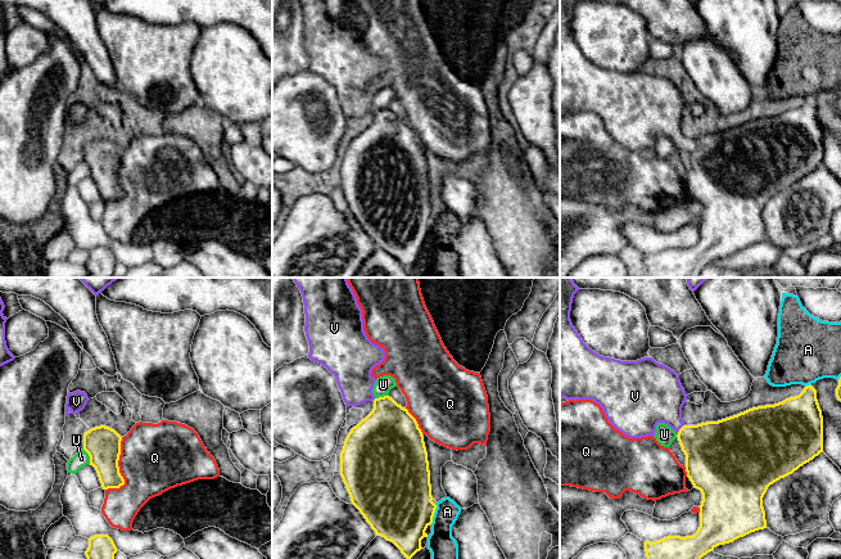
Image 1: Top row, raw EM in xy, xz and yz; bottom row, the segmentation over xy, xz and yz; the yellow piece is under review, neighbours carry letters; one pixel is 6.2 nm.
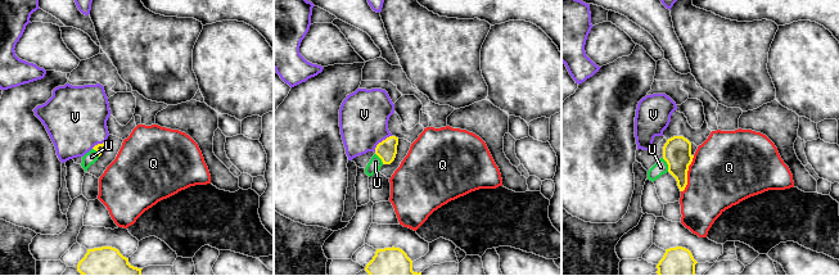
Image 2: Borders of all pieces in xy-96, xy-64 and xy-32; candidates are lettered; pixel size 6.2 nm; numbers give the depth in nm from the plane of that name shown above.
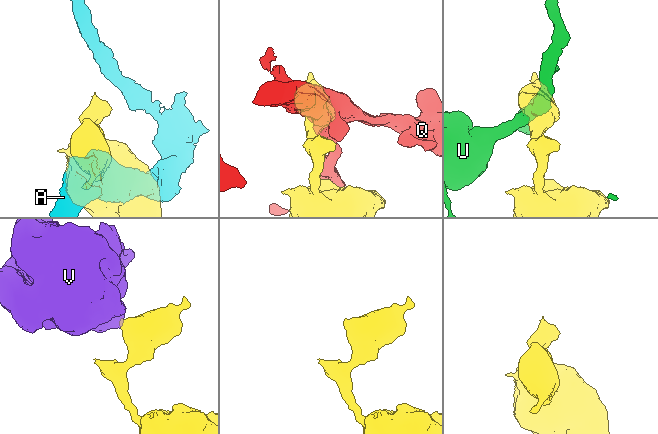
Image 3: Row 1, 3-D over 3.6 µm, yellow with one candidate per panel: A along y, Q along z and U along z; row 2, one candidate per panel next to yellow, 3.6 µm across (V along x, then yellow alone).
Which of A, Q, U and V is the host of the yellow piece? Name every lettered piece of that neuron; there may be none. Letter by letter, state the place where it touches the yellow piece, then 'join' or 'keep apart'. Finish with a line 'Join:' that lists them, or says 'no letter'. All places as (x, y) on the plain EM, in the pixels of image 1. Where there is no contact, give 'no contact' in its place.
A: xz (433, 226) | keep apart
Q: xy (118, 181) | keep apart
U: xy (89, 167) | keep apart
V: yz (679, 141) | join
Join: V

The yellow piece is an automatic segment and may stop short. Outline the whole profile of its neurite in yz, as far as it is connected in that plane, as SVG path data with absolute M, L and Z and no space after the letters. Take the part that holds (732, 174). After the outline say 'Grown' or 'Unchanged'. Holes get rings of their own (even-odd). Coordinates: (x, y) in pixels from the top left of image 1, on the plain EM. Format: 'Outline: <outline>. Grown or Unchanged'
Outline: M560 0L560 108L574 113L594 113L602 120L609 135L629 150L655 149L656 138L659 135L668 136L677 145L686 167L687 189L693 199L702 206L697 244L686 249L668 248L655 254L645 253L648 276L698 278L701 270L716 258L767 240L763 209L768 199L823 164L823 129L817 103L811 98L806 98L799 108L774 117L752 120L718 134L686 138L682 131L682 120L687 113L687 107L674 82L656 75L652 69L637 73L603 69L583 54L570 32L573 10L578 3L579 0Z. Grown

